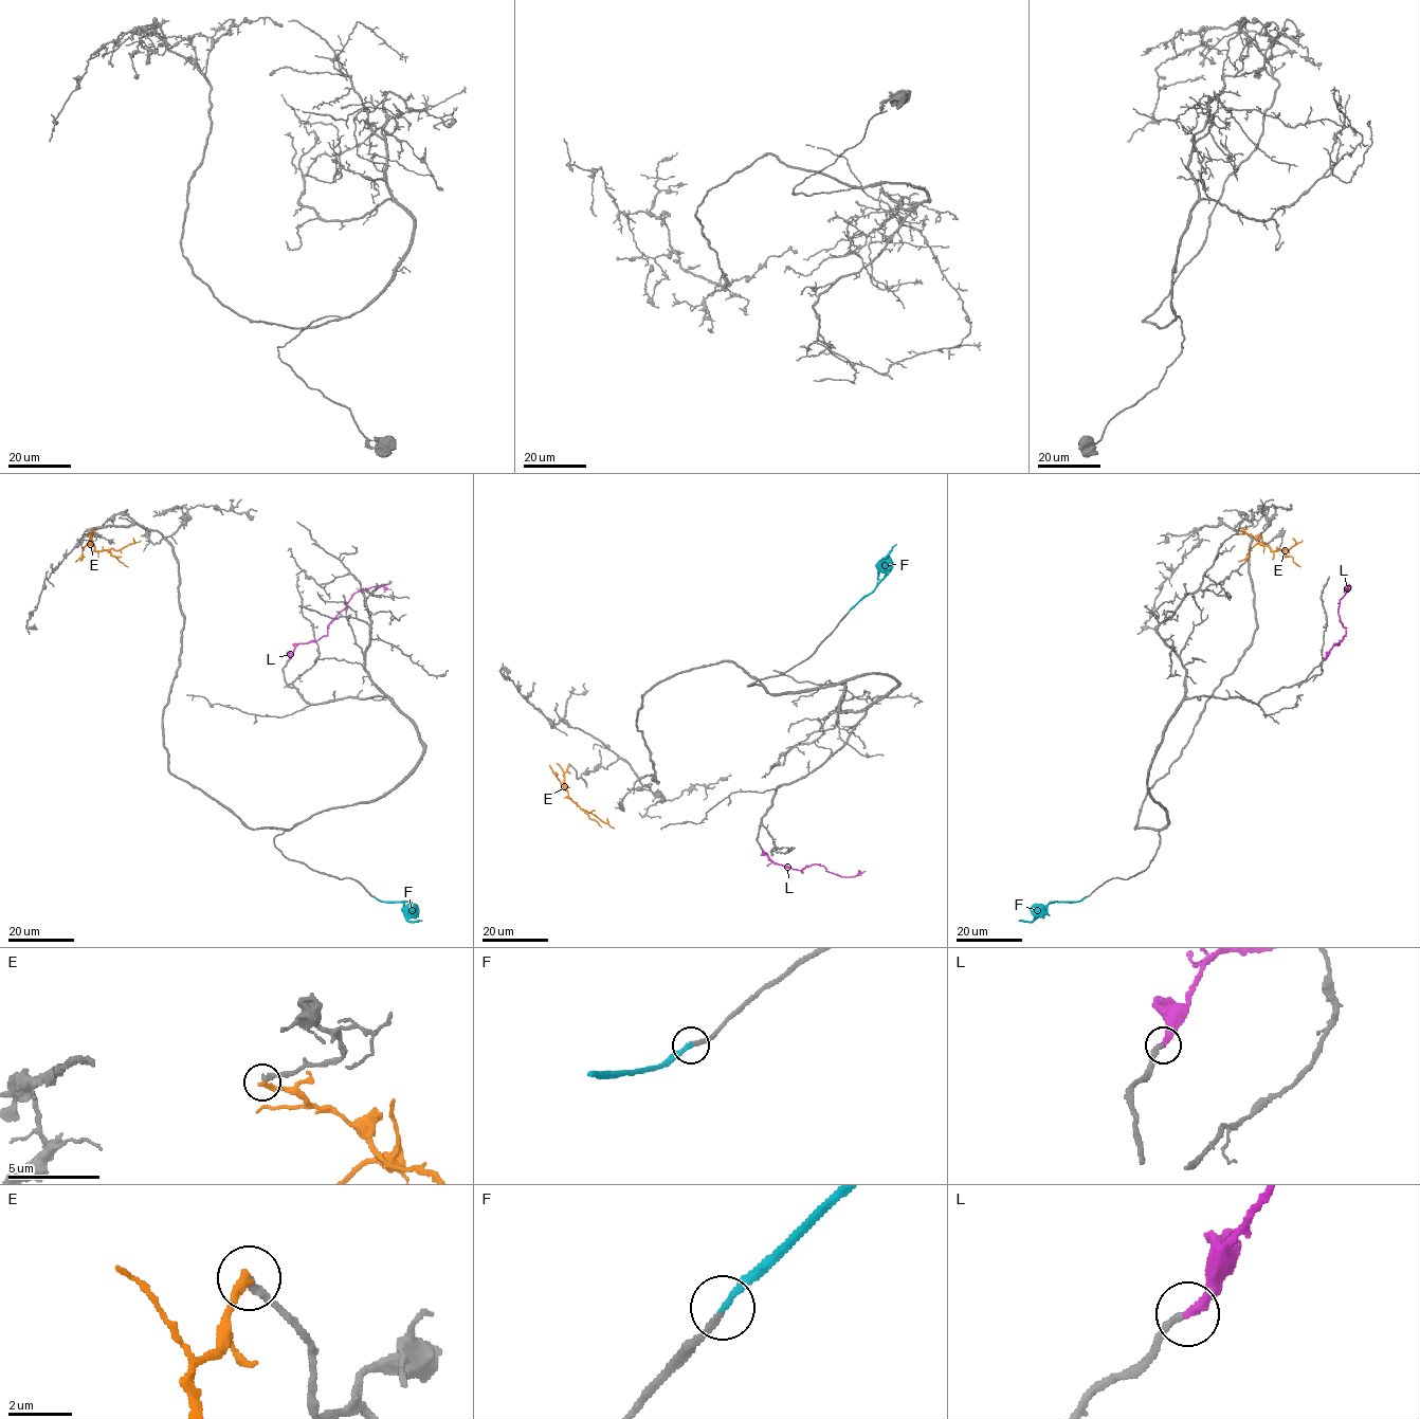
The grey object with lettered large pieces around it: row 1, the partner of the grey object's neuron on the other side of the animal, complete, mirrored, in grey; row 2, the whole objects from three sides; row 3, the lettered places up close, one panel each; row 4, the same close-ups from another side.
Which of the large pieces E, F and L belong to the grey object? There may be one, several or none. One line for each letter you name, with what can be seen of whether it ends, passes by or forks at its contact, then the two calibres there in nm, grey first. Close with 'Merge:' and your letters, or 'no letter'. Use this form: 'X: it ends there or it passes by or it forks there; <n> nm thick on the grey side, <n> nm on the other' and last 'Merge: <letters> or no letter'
F: it ends there; 220 nm thick on the grey side, 220 nm on the other
L: it ends there; 240 nm thick on the grey side, 320 nm on the other
Merge: F, L

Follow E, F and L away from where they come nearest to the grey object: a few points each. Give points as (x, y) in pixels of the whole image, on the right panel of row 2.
E: (1238, 529), (1253, 535), (1272, 550), (1287, 550), (1302, 540)
F: (1086, 896), (1075, 902), (1051, 902), (1031, 922), (1018, 921)
L: (1324, 659), (1345, 634), (1339, 614), (1339, 600), (1350, 586), (1345, 589)

